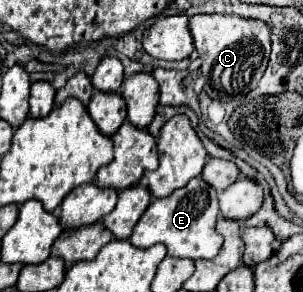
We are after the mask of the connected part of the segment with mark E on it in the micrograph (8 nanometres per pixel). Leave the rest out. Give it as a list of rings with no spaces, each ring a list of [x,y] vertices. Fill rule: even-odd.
[[[195,176],[187,186],[175,190],[167,198],[155,198],[145,214],[141,216],[139,224],[133,228],[133,234],[129,242],[133,242],[137,248],[147,248],[157,242],[167,246],[169,256],[177,258],[215,258],[223,238],[215,232],[215,222],[219,216],[219,202],[217,202],[217,192],[211,188],[201,176]]]

